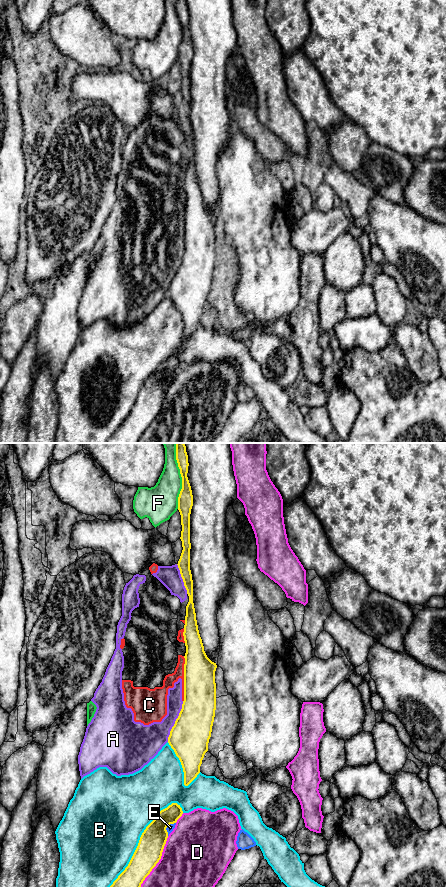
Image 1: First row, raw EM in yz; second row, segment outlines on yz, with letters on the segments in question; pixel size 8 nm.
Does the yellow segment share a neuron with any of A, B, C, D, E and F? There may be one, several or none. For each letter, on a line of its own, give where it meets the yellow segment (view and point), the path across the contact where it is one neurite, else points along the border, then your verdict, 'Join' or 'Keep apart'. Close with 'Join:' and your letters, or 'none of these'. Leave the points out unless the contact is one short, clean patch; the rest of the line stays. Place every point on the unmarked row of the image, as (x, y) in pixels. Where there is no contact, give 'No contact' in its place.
A: Touches yellow at yz (175, 273). Keep apart
B: Touches yellow at yz (139, 393). Keep apart
C: Touches yellow at yz (184, 231). Keep apart
D: Touches yellow at yz (157, 414). Keep apart
E: Touches yellow at yz (166, 379). Keep apart
F: Touches yellow at yz (182, 30). Keep apart
Join: none of these

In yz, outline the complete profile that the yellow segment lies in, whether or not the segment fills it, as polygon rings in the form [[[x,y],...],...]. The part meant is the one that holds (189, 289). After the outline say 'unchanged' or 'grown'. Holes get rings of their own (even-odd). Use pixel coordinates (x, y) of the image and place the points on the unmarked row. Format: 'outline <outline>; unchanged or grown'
outline [[[176,0],[176,12],[182,29],[182,41],[178,49],[181,67],[182,105],[178,120],[189,148],[186,158],[184,193],[186,198],[184,216],[184,253],[182,261],[170,283],[168,295],[179,310],[184,337],[188,338],[200,325],[200,318],[211,289],[216,262],[216,215],[204,203],[199,186],[193,155],[193,132],[190,122],[190,66],[193,47],[187,29],[188,7],[186,0]]]; unchanged

